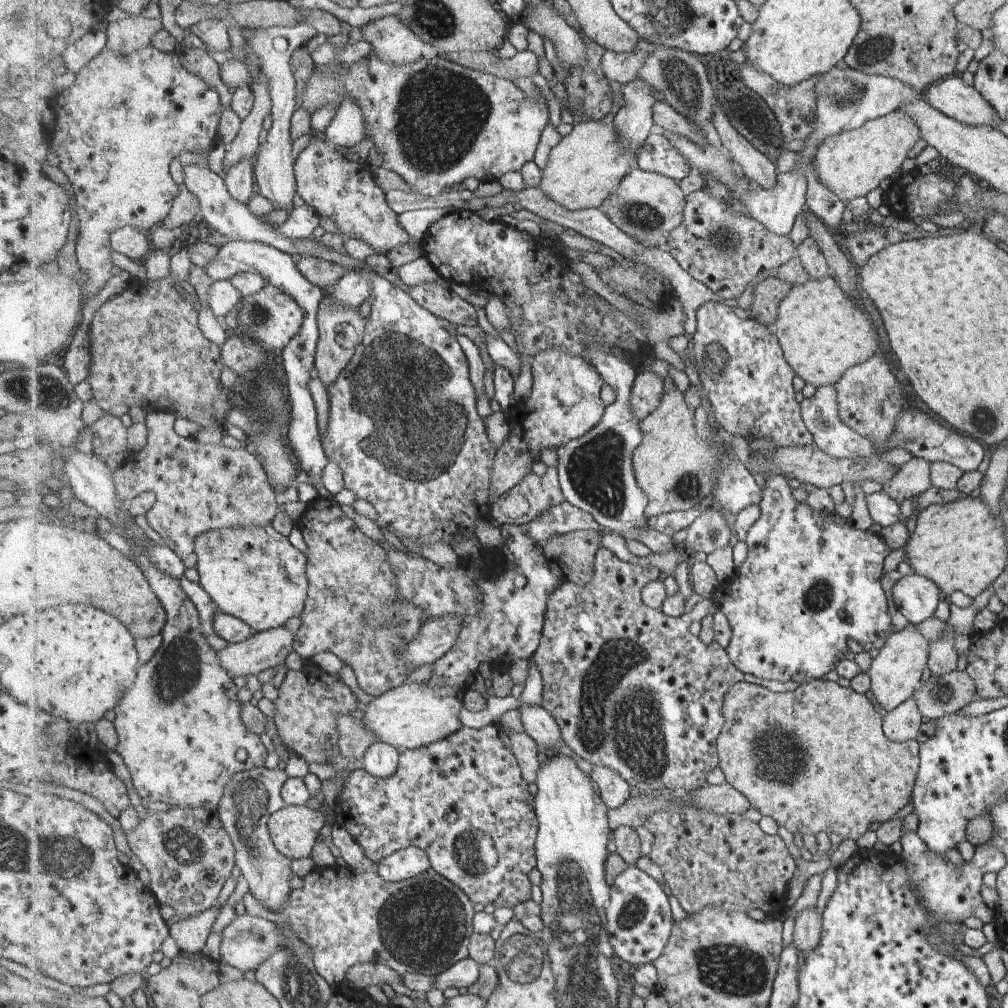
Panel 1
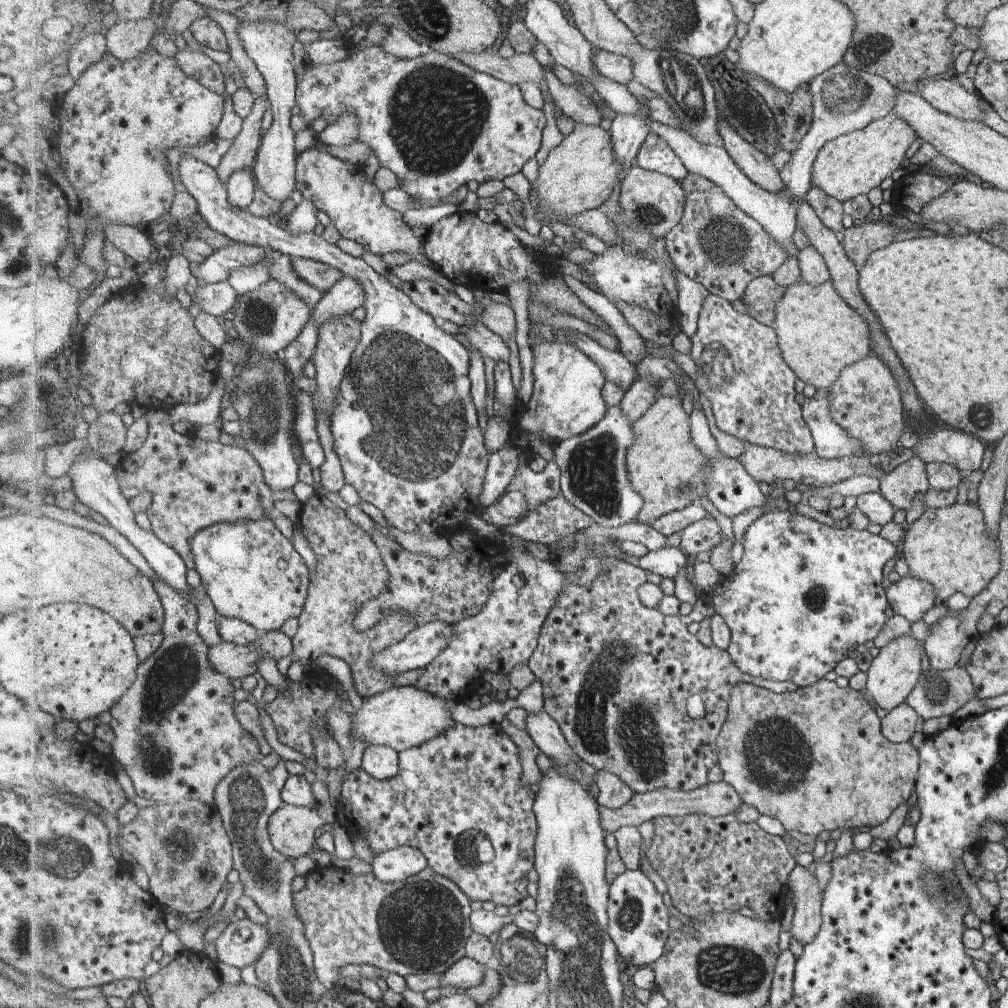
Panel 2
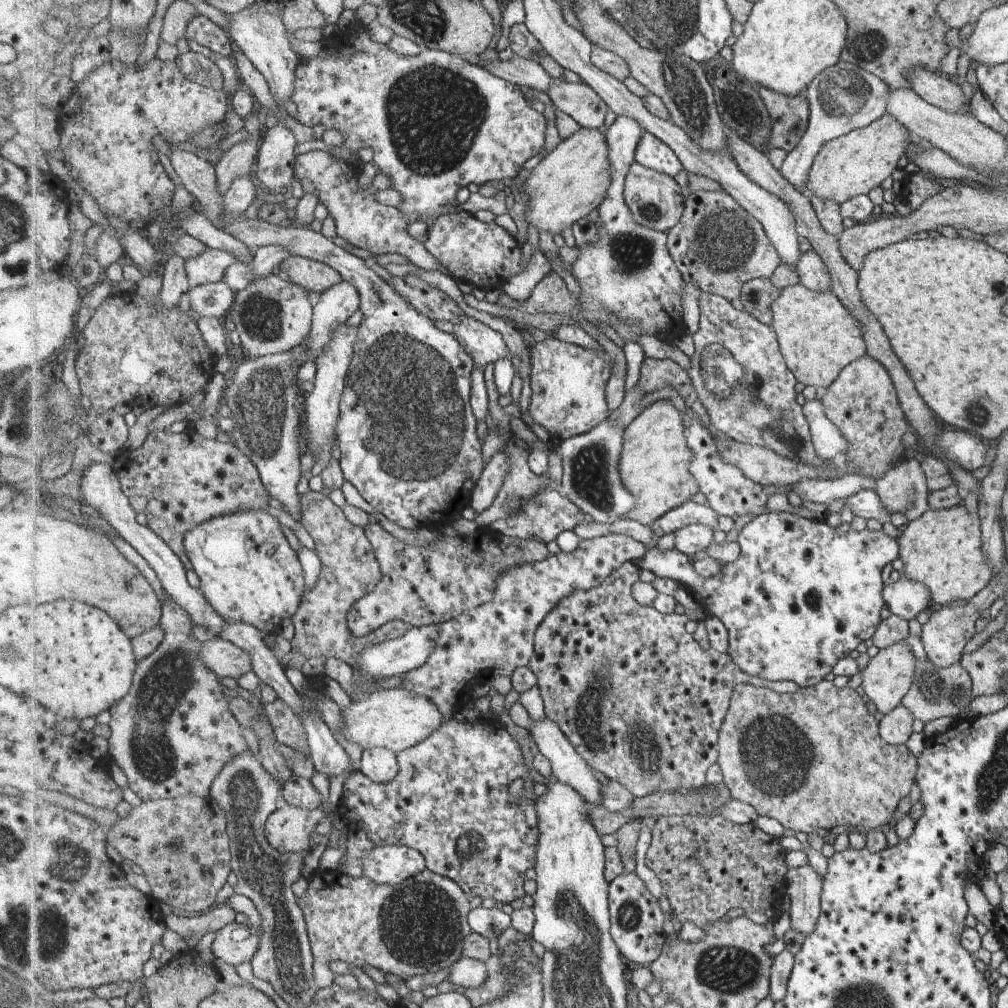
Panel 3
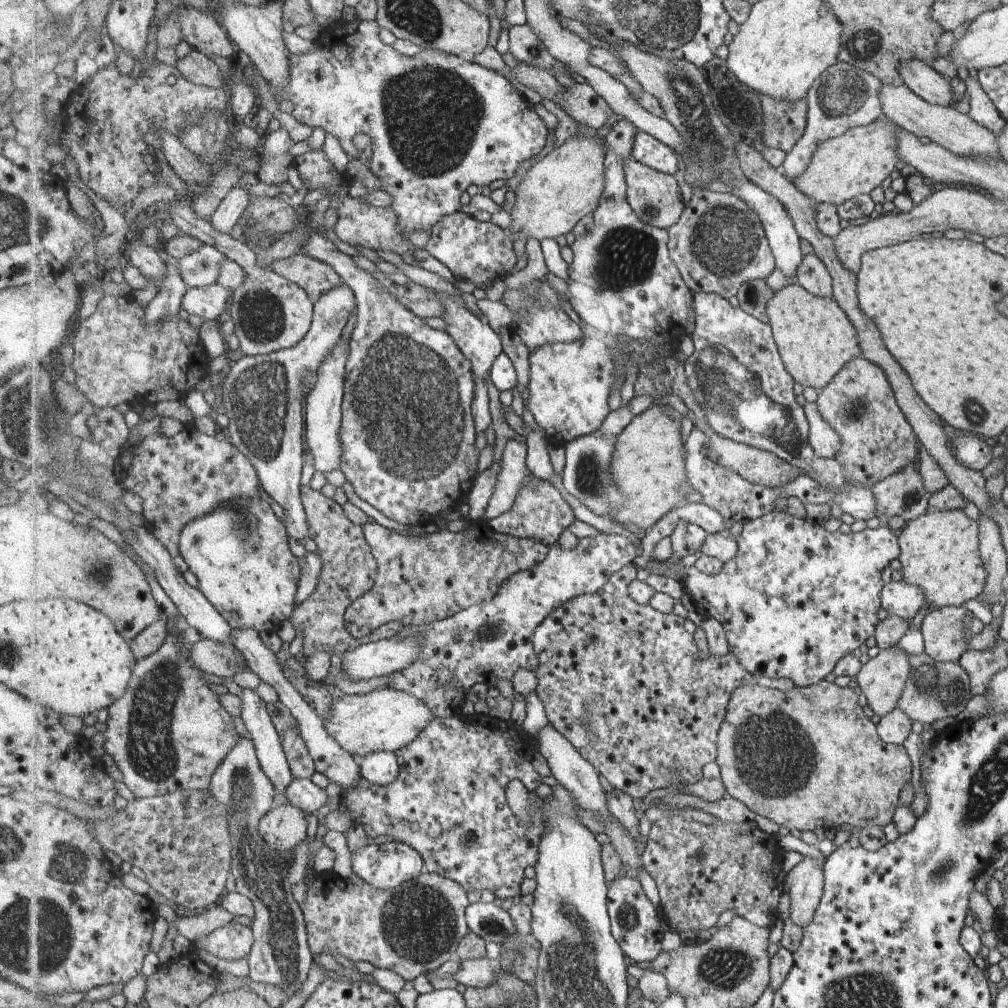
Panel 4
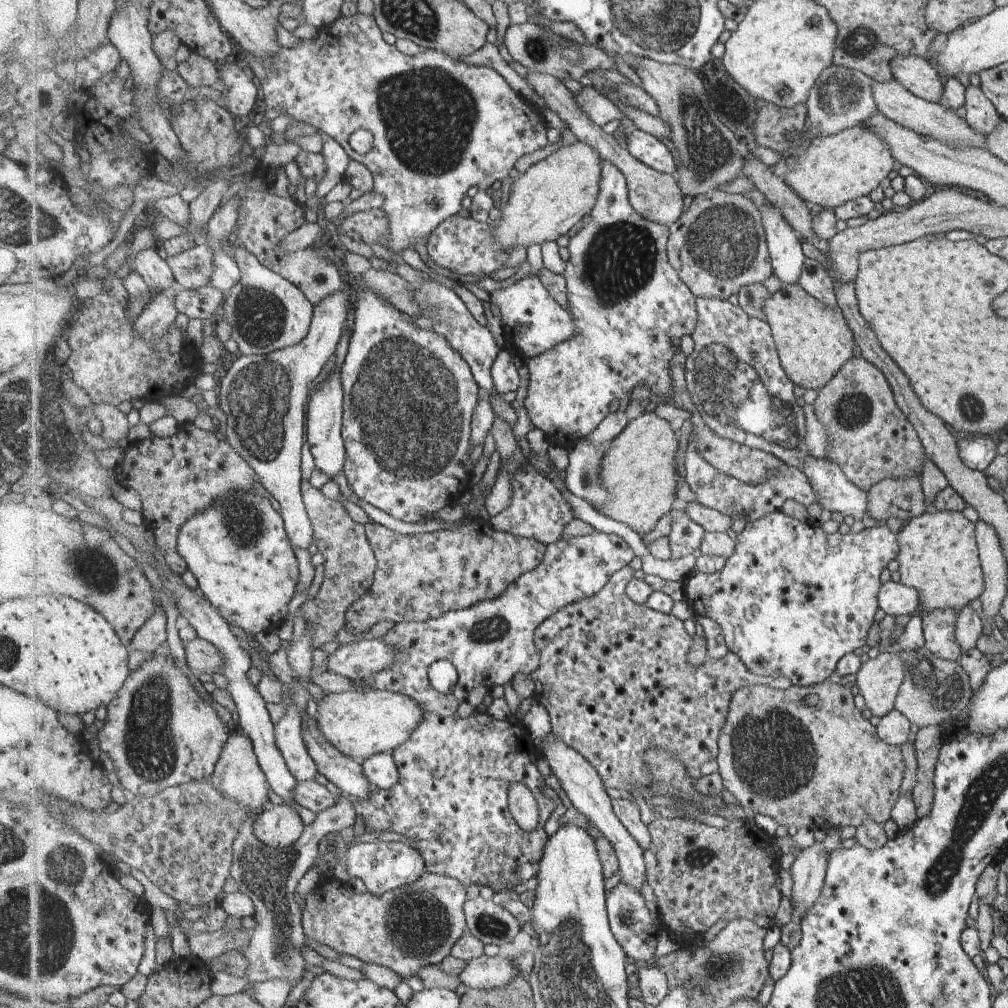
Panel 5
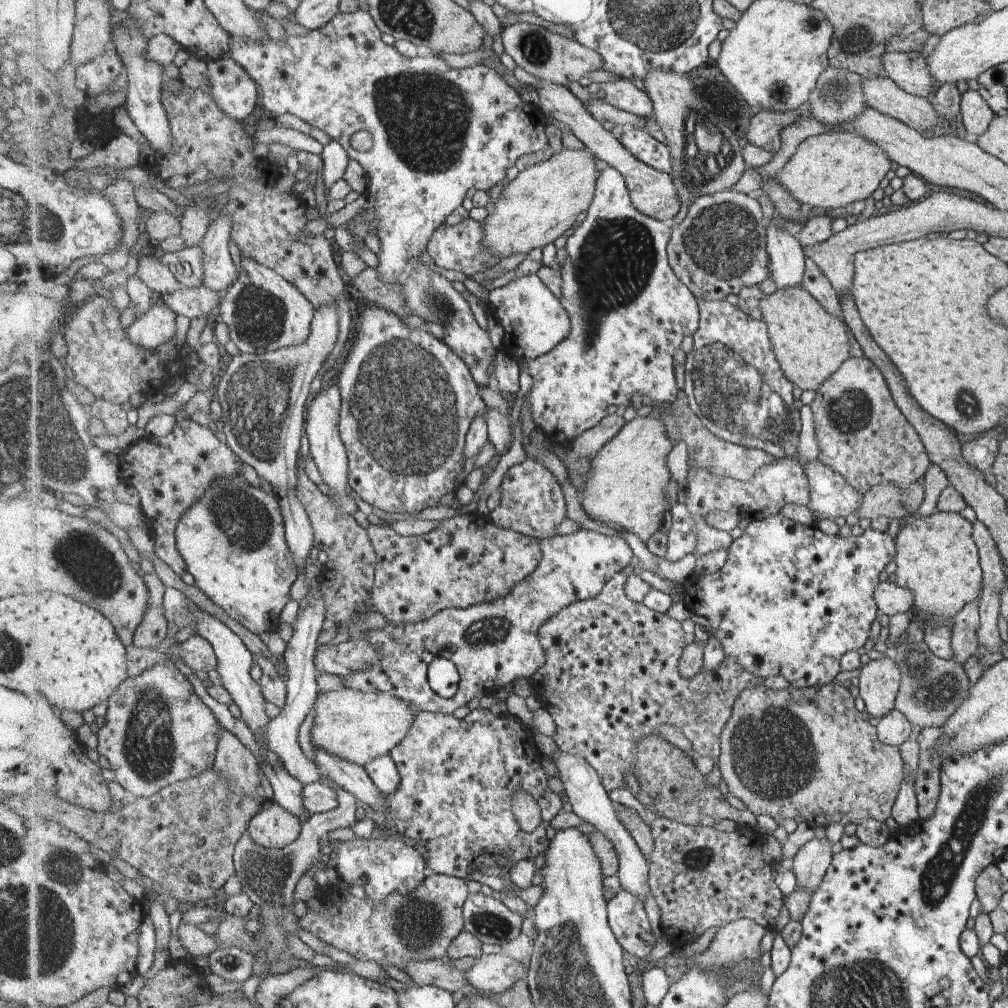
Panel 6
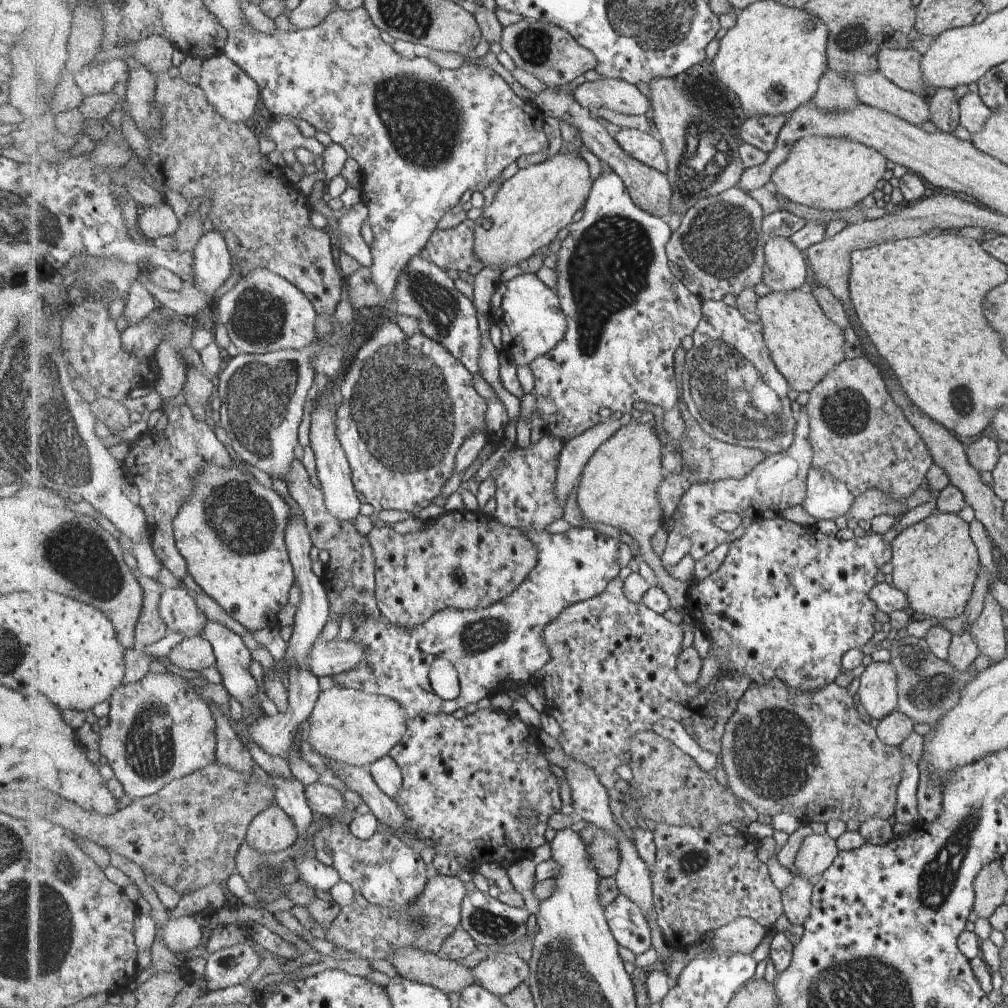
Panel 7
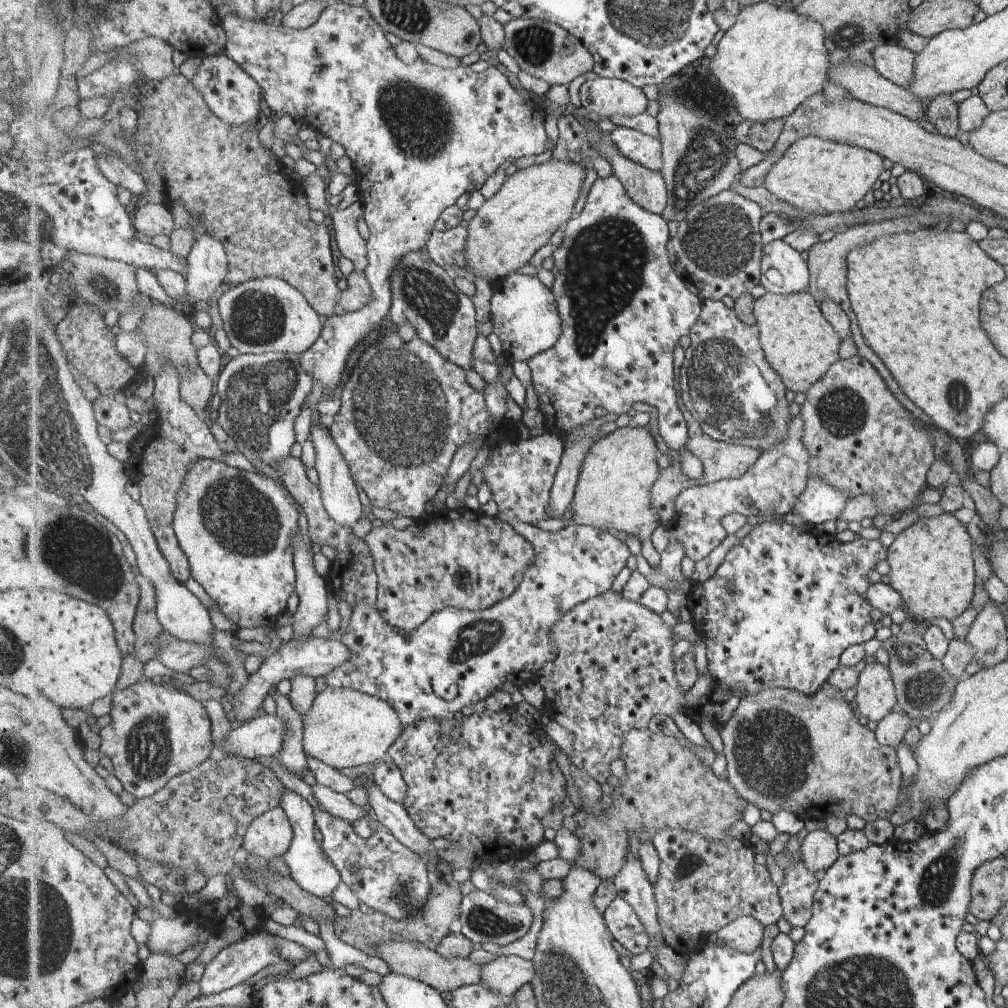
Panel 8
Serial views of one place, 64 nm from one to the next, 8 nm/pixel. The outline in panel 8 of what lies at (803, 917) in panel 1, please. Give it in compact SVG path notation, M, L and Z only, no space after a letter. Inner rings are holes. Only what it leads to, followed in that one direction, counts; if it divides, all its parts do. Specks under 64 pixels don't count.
M815 830L803 840L805 865L817 873L824 873L840 860L838 838L827 830Z

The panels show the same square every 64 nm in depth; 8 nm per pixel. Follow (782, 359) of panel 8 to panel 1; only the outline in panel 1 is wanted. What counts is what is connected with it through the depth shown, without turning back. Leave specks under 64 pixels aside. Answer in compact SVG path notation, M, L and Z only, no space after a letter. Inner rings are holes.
M833 274L823 281L810 280L806 284L793 286L788 298L778 309L778 321L774 331L780 346L784 349L785 359L793 371L805 380L805 383L817 388L837 384L849 368L865 363L879 353L879 339L869 314L857 302L846 296L837 285Z

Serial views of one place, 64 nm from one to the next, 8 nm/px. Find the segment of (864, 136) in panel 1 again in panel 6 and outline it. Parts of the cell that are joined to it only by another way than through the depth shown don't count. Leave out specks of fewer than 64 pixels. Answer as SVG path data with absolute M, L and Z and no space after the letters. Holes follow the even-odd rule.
M832 131L805 140L777 179L802 204L832 212L871 197L889 170L887 154L871 140L848 131Z

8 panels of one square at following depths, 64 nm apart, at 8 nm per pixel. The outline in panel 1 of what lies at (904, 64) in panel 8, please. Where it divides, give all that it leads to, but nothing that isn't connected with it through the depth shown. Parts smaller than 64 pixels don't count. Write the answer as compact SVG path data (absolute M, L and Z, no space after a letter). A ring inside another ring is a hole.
M959 75L929 84L922 95L933 109L965 125L993 127L992 121L998 117L980 93L966 86Z

